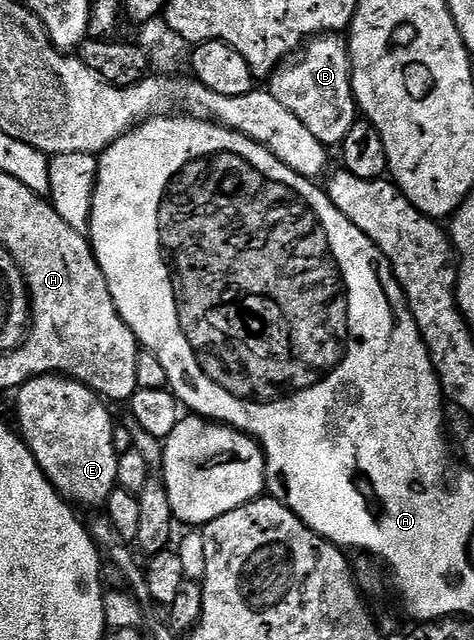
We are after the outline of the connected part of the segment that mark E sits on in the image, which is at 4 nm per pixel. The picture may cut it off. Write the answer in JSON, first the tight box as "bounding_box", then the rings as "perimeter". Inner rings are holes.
{"bounding_box":[16,374,120,507],"perimeter":[[[59,374],[33,376],[16,391],[16,396],[19,434],[39,462],[45,476],[52,481],[53,487],[66,498],[73,496],[87,506],[102,507],[118,487],[120,460],[120,453],[115,450],[114,444],[116,423],[107,408],[109,406],[92,388]]]}

